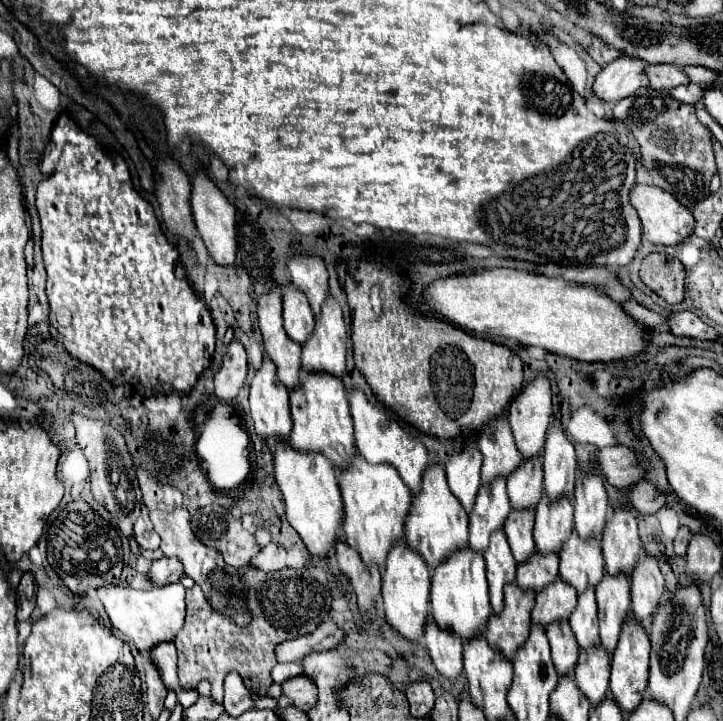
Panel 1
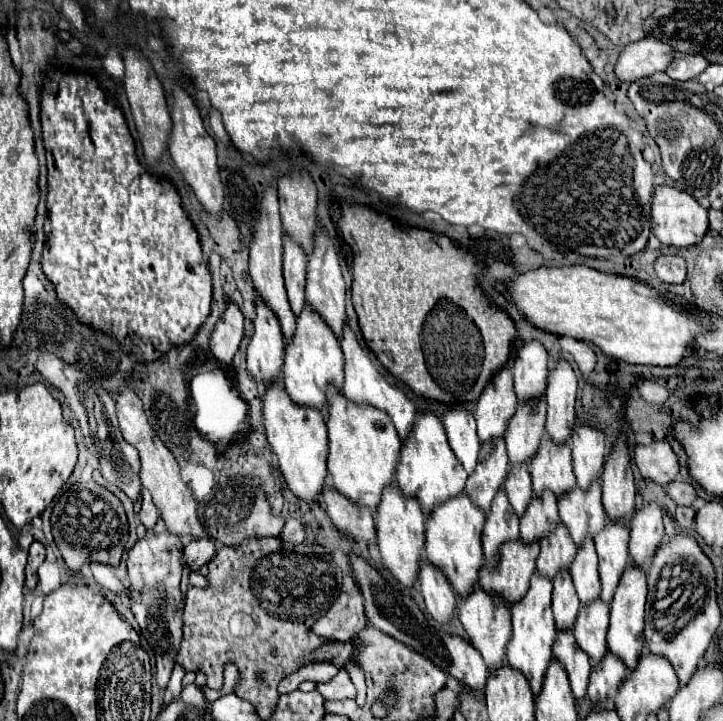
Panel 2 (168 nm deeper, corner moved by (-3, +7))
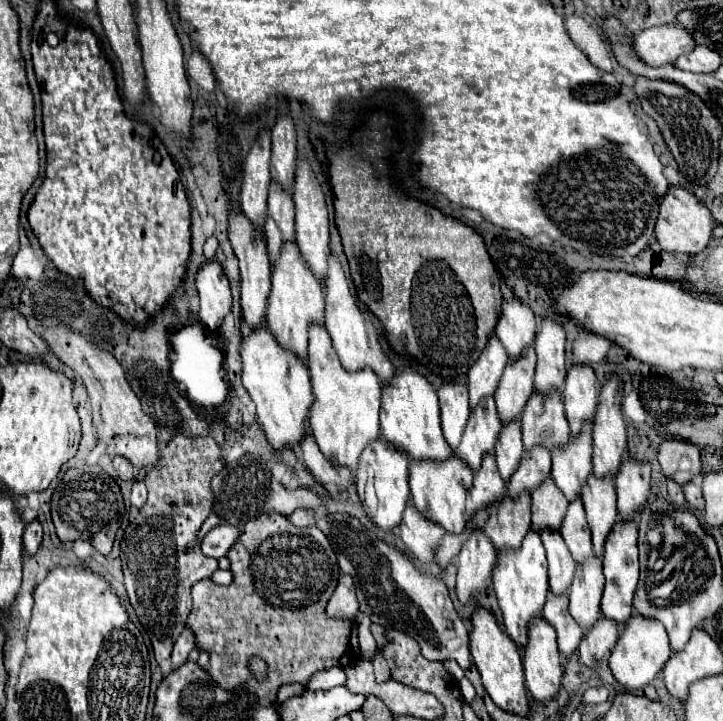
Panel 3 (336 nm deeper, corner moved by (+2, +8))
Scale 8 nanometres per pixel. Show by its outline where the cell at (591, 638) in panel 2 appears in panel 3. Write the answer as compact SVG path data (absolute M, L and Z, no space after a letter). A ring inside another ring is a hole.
M591 555L587 565L577 565L575 581L569 589L569 611L583 629L589 629L599 619L599 603L603 597L603 571L599 557Z

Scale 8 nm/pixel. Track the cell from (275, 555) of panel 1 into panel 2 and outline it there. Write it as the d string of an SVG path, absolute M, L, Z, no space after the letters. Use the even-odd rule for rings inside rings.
M288 518L284 524L284 530L280 532L280 540L288 542L292 546L298 546L300 542L304 542L304 530L302 524L296 518Z

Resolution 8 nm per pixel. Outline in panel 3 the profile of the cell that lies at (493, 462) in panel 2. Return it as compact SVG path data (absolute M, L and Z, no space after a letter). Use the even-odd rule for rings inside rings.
M493 397L491 401L483 401L483 405L475 405L475 409L471 409L471 417L467 421L467 429L463 431L463 441L457 453L473 471L479 469L483 453L493 451L499 429L501 421Z

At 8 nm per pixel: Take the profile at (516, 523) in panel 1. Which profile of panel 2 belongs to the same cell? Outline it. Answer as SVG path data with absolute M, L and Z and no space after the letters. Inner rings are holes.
M510 466L510 474L504 482L506 496L510 500L510 506L518 516L522 516L528 510L528 504L532 502L534 490L532 490L532 480L528 474L528 468L524 466Z

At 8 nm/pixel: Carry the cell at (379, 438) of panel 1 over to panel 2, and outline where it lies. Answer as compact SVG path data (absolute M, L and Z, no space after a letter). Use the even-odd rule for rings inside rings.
M348 324L344 326L344 334L342 334L342 340L340 340L340 346L342 346L342 352L344 352L344 374L346 374L344 396L350 402L370 404L370 406L386 412L390 416L390 420L392 420L392 424L394 424L400 440L406 442L408 440L408 434L412 432L414 420L416 420L416 406L408 400L408 396L396 384L392 384L390 380L386 380L380 374L382 368L368 358L368 354L362 350L362 346L358 344L358 340L356 340L354 332L348 328Z

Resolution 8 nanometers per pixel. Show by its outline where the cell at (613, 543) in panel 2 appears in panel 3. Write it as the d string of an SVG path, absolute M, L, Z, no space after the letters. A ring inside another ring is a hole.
M591 473L587 479L587 485L583 485L583 507L587 513L587 523L593 533L593 549L597 557L603 557L605 539L611 529L611 525L617 521L617 495L613 481L599 481Z

